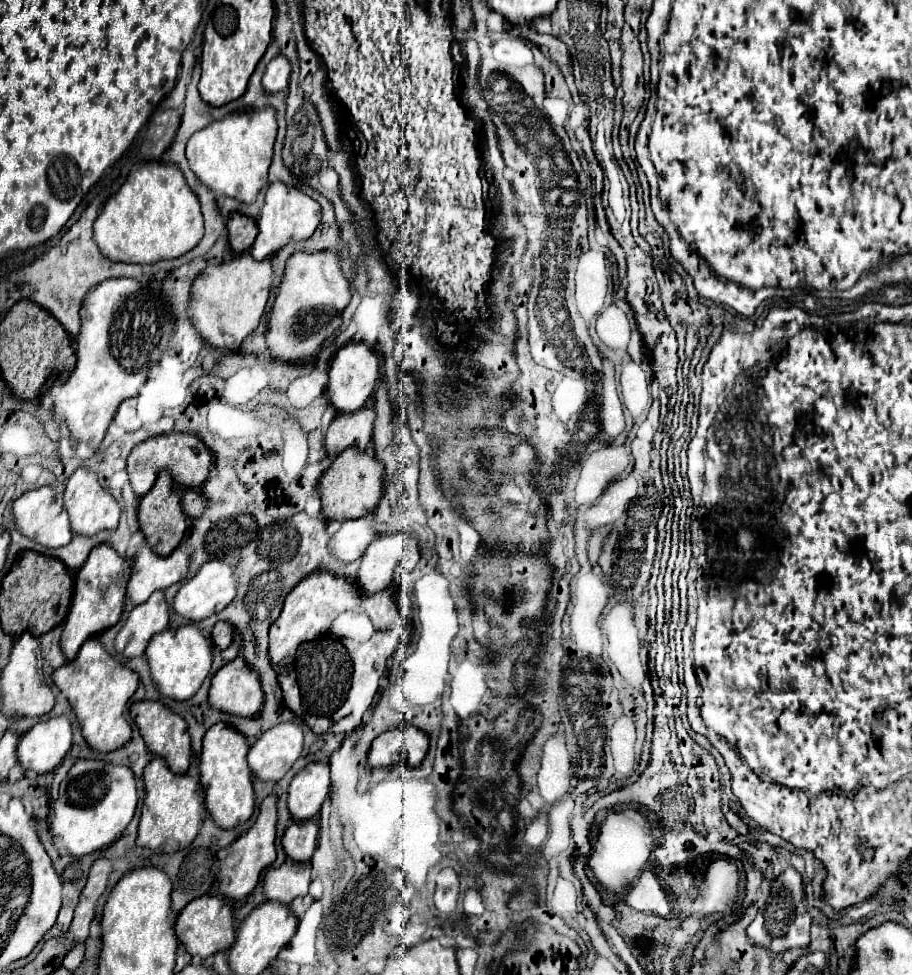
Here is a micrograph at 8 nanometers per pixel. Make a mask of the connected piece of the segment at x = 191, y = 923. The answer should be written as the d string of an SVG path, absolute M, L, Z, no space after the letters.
M201 896L201 898L191 900L177 918L175 934L191 956L207 958L211 954L231 948L231 944L235 942L235 924L233 924L233 912L231 912L229 902L217 896Z

